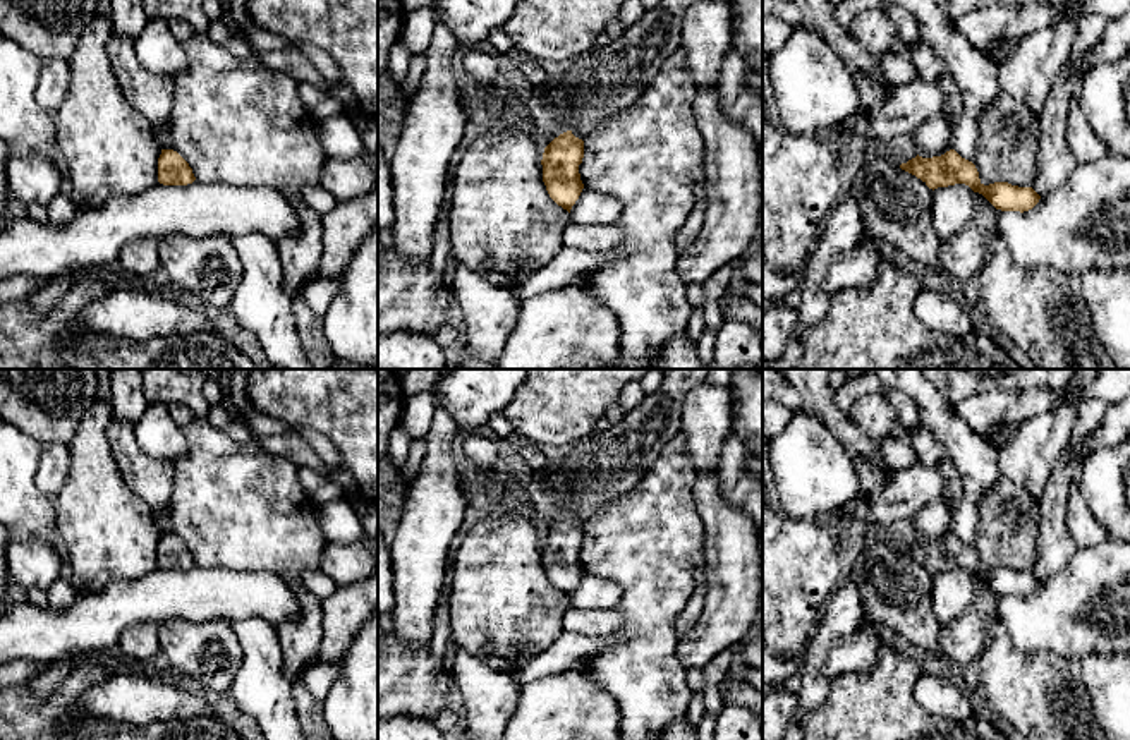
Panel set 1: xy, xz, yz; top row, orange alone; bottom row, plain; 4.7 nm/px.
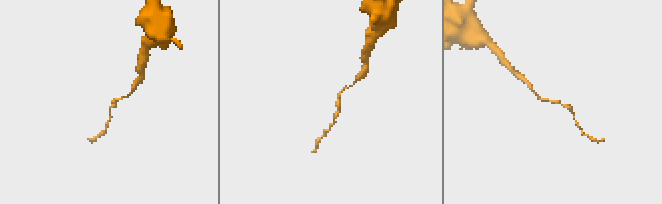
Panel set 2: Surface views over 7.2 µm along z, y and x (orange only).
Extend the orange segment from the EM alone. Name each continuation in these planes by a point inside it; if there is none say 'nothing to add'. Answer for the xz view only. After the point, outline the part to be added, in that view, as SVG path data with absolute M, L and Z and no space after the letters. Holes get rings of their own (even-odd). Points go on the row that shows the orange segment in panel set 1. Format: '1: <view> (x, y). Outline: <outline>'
nothing to add

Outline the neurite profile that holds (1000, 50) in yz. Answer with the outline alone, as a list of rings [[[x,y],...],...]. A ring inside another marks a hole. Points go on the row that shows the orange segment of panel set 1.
[[[1020,38],[999,39],[982,52],[989,58],[993,58],[999,67],[1006,62],[1006,58],[1010,57],[1010,53],[1013,52],[1013,48],[1017,46],[1018,41],[1020,41]]]

